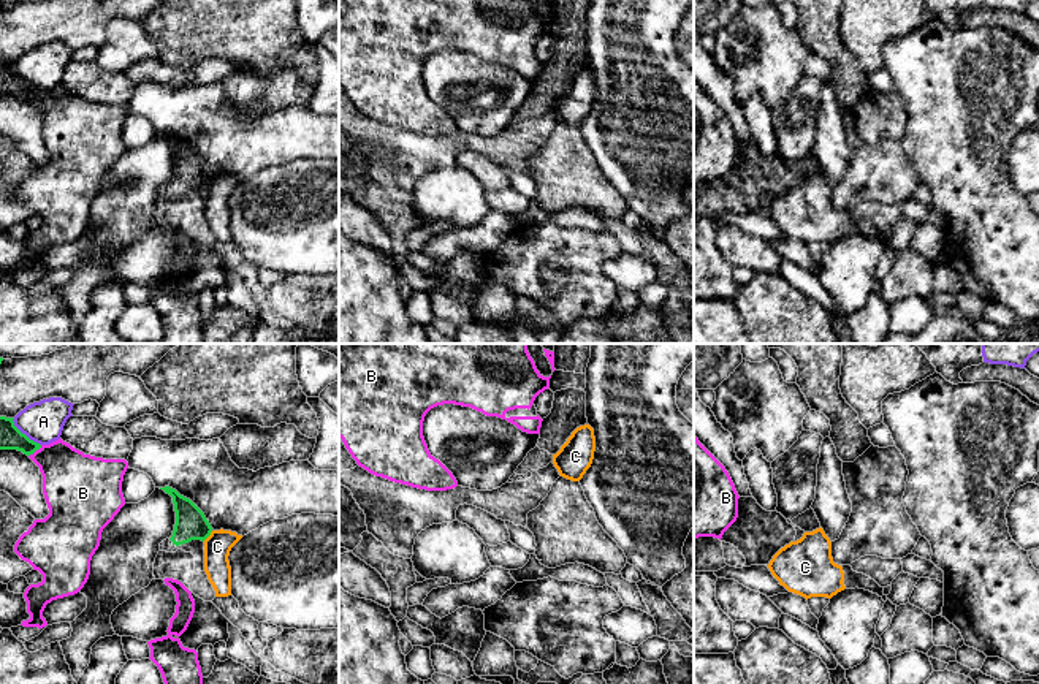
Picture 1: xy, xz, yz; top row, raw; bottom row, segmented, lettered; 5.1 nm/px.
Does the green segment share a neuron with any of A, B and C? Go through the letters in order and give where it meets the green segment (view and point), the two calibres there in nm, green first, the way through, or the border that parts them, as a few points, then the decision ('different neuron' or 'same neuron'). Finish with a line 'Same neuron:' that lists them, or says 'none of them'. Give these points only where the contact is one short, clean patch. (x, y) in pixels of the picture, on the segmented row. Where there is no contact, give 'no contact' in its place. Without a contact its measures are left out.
A: contact xy (24, 434); calibres 110 and 220 nm; different neuron
B: contact xy (35, 450); calibres 110 and 300 nm; border xy (41, 445), (29, 456); different neuron
C: contact xy (208, 535); calibres 160 and 140 nm; border xy (213, 531), (203, 540); different neuron
Same neuron: none of them

